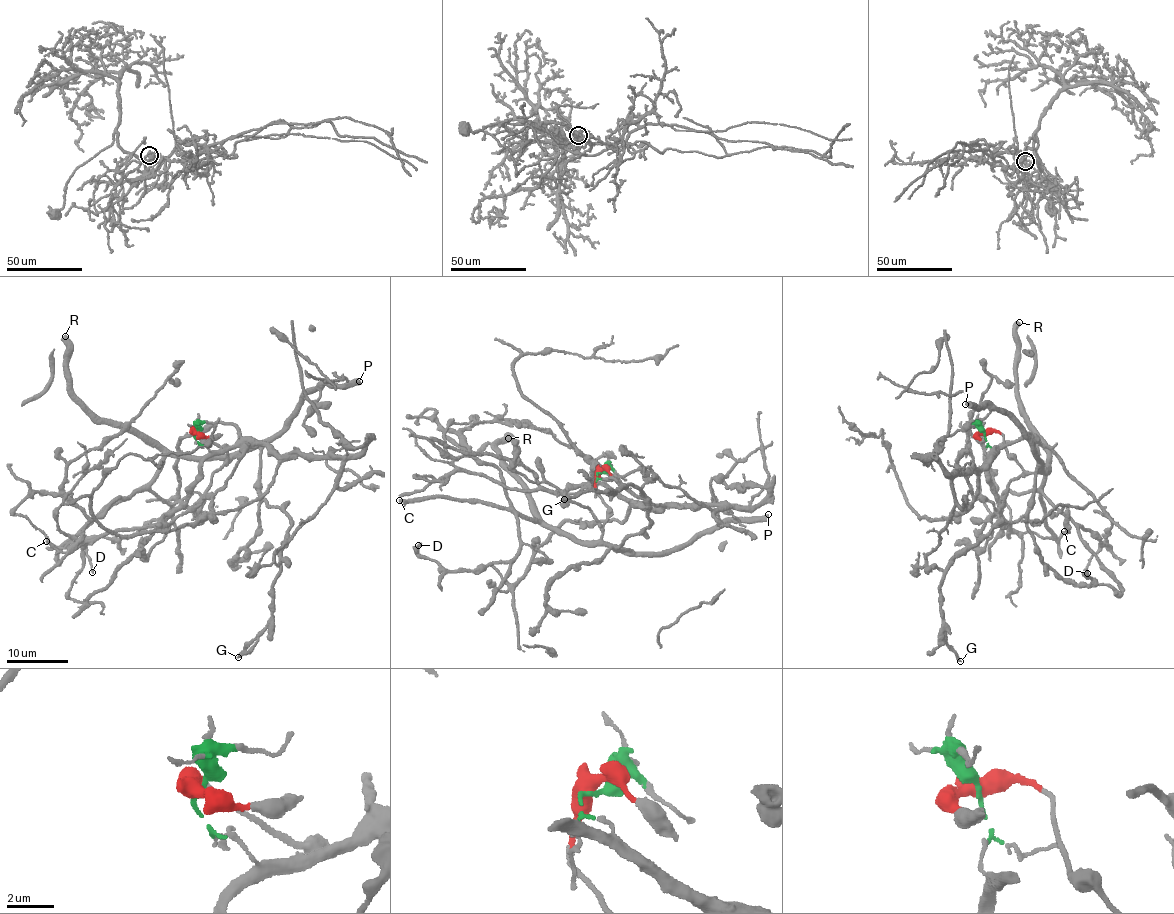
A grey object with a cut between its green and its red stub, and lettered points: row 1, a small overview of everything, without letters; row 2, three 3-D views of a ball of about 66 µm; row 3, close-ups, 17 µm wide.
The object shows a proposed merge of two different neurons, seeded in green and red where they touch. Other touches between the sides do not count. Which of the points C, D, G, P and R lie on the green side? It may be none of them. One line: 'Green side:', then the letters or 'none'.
Green side: none

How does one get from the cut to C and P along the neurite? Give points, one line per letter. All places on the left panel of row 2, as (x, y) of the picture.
C: (194, 432), (231, 458), (167, 456), (158, 474), (108, 503), (59, 547), (46, 541)
P: (194, 432), (222, 447), (229, 459), (278, 432), (307, 393), (324, 384), (352, 386), (359, 381)

